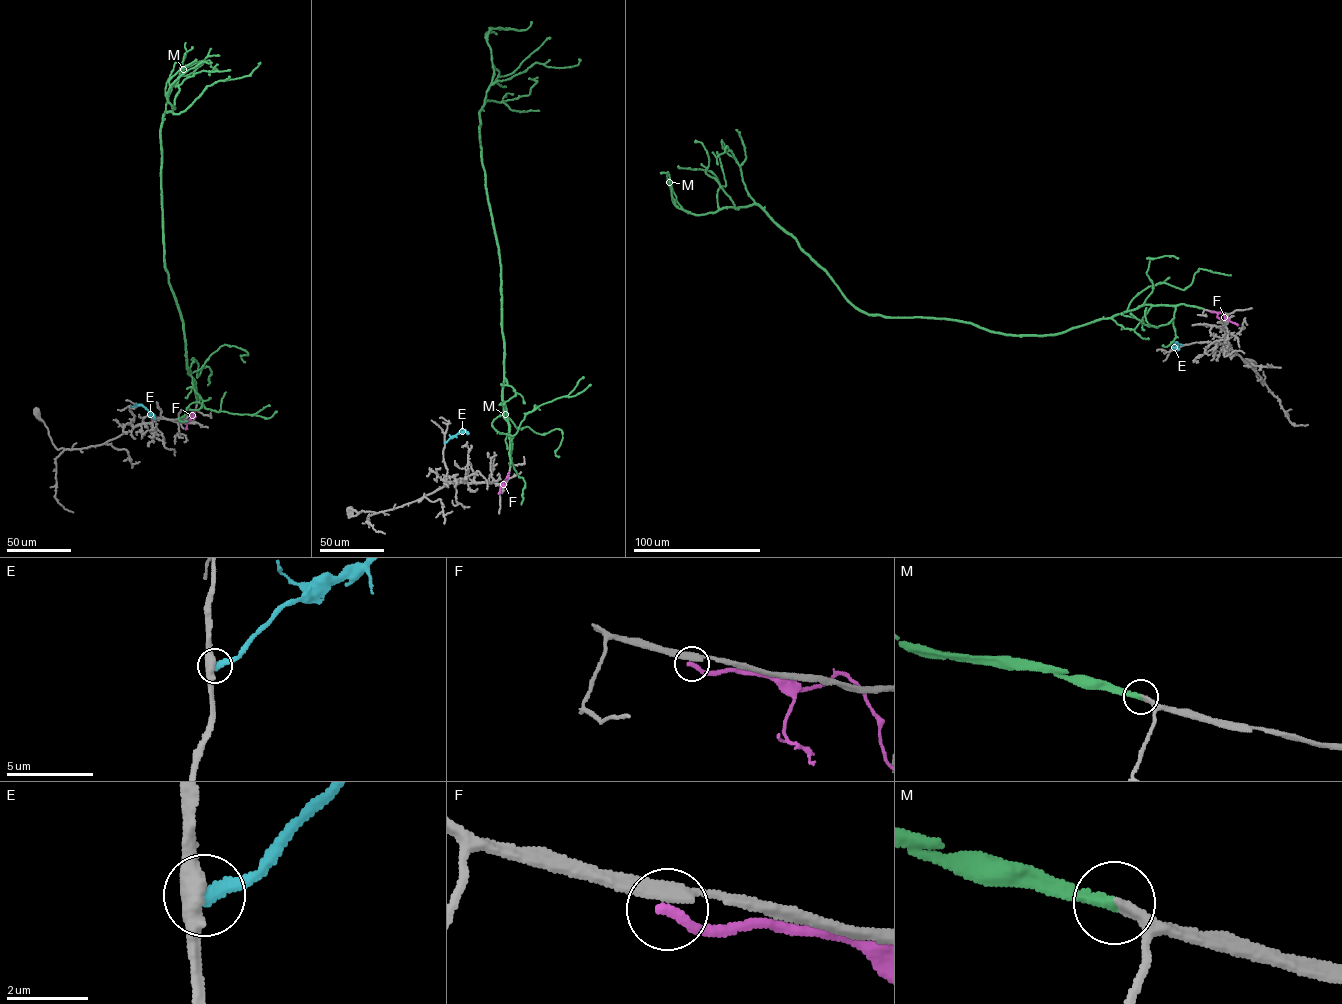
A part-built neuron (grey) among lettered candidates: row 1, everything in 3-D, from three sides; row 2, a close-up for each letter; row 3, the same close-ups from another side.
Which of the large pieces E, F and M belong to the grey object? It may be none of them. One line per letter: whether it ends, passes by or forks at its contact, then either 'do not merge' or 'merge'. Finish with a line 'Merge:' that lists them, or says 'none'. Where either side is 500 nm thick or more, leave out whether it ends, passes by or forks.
E: it ends there; do not merge
F: it ends there; do not merge
M: it ends there; merge
Merge: M

